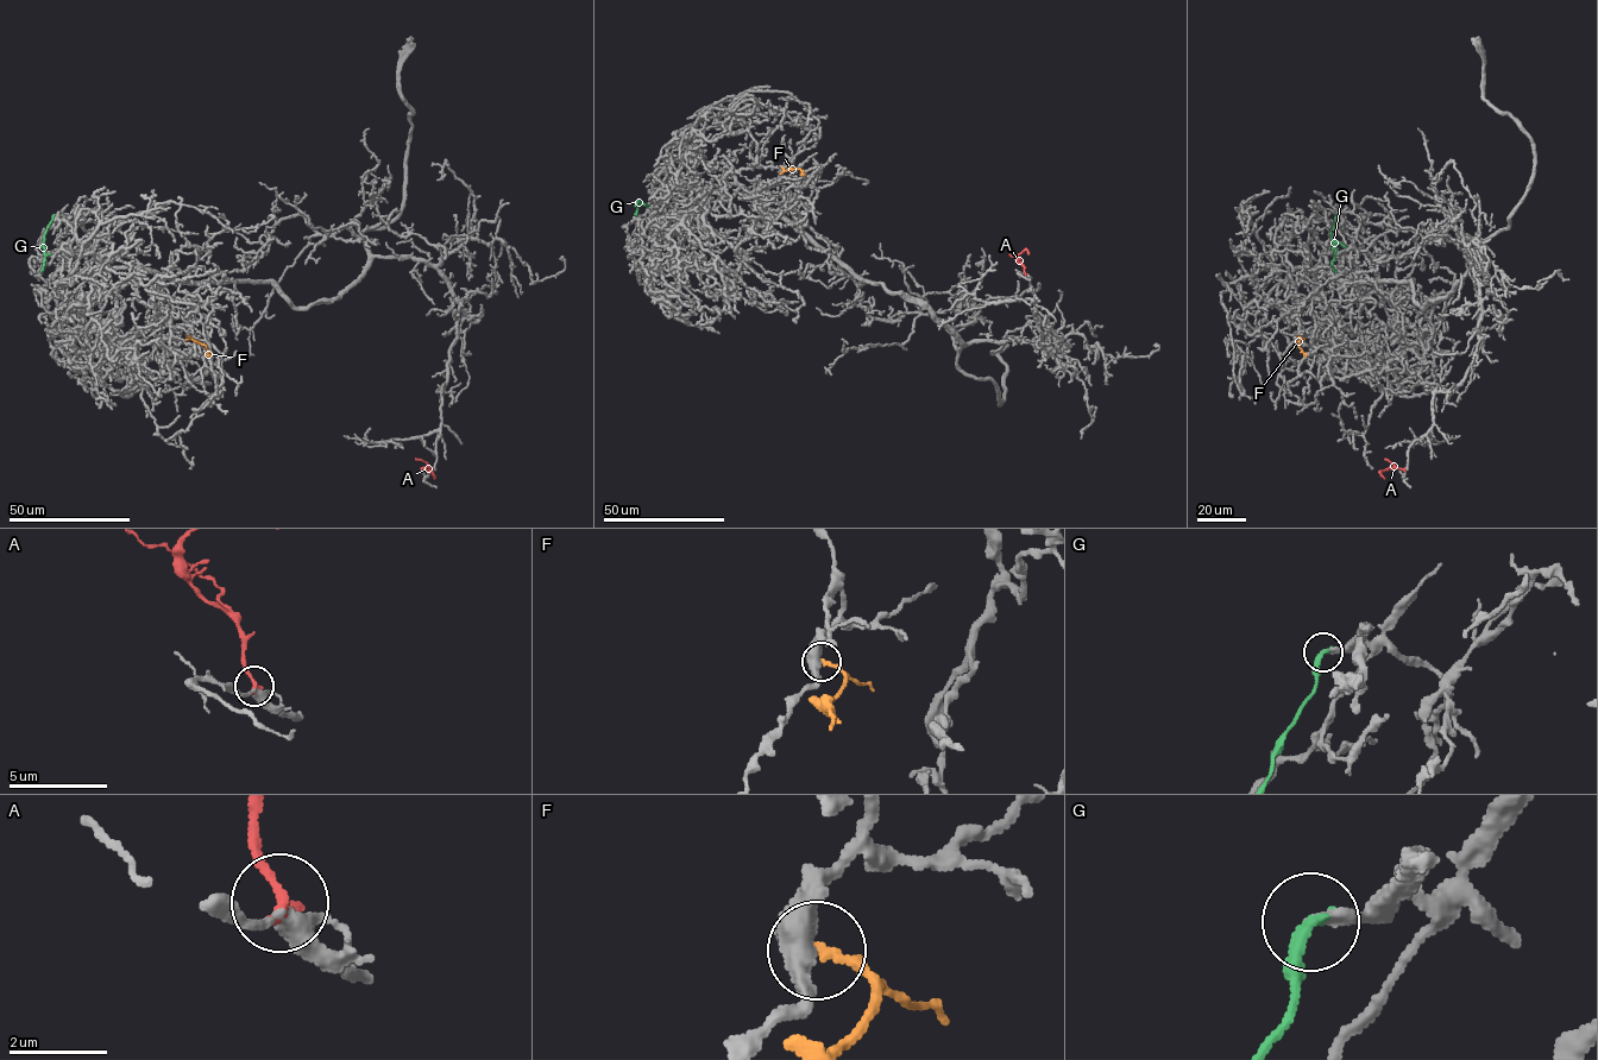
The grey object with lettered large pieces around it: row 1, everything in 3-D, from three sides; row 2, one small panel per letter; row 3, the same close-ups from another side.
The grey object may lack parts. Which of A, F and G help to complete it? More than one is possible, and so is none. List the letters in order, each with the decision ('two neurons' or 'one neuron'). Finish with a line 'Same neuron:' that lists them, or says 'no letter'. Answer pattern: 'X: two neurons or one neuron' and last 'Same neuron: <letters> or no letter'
A: one neuron
F: two neurons
G: one neuron
Same neuron: A, G

